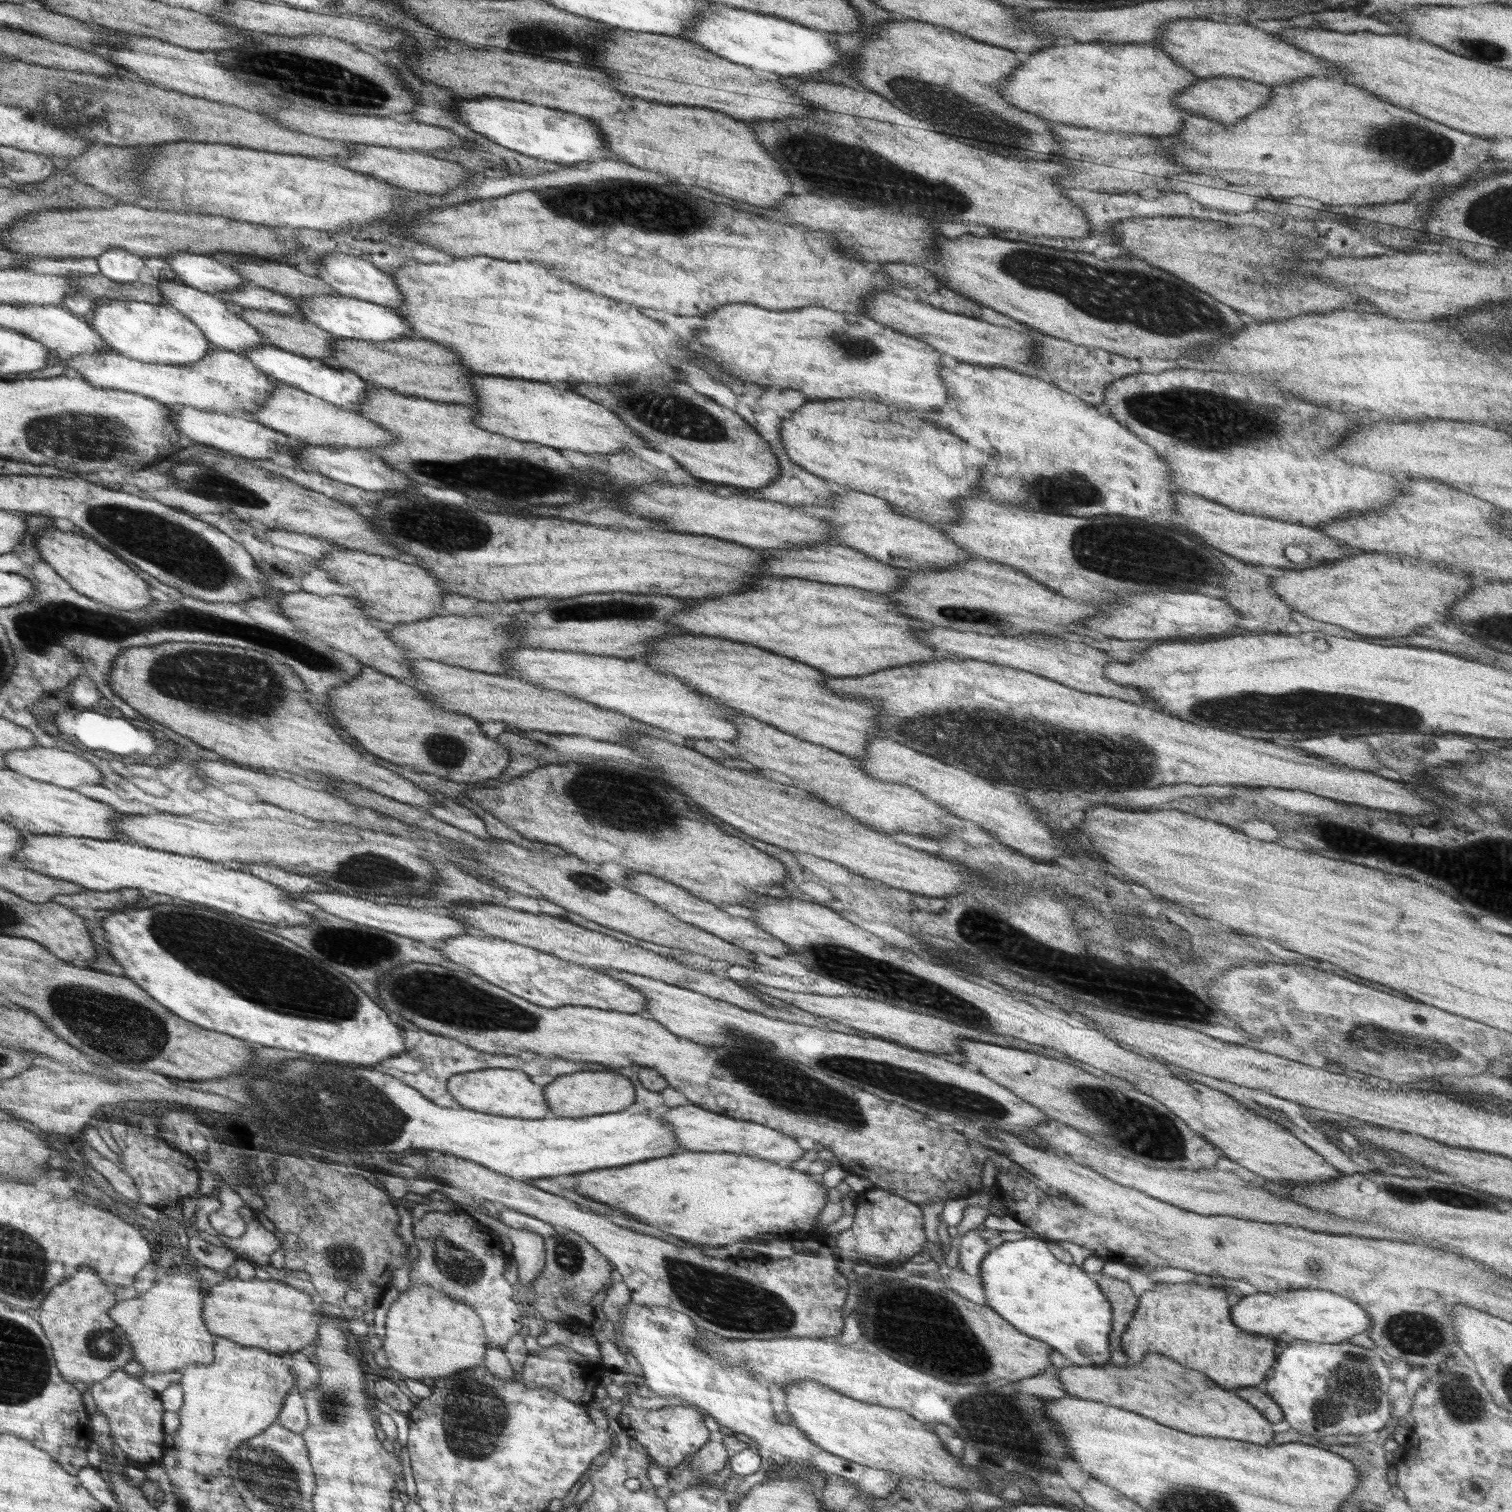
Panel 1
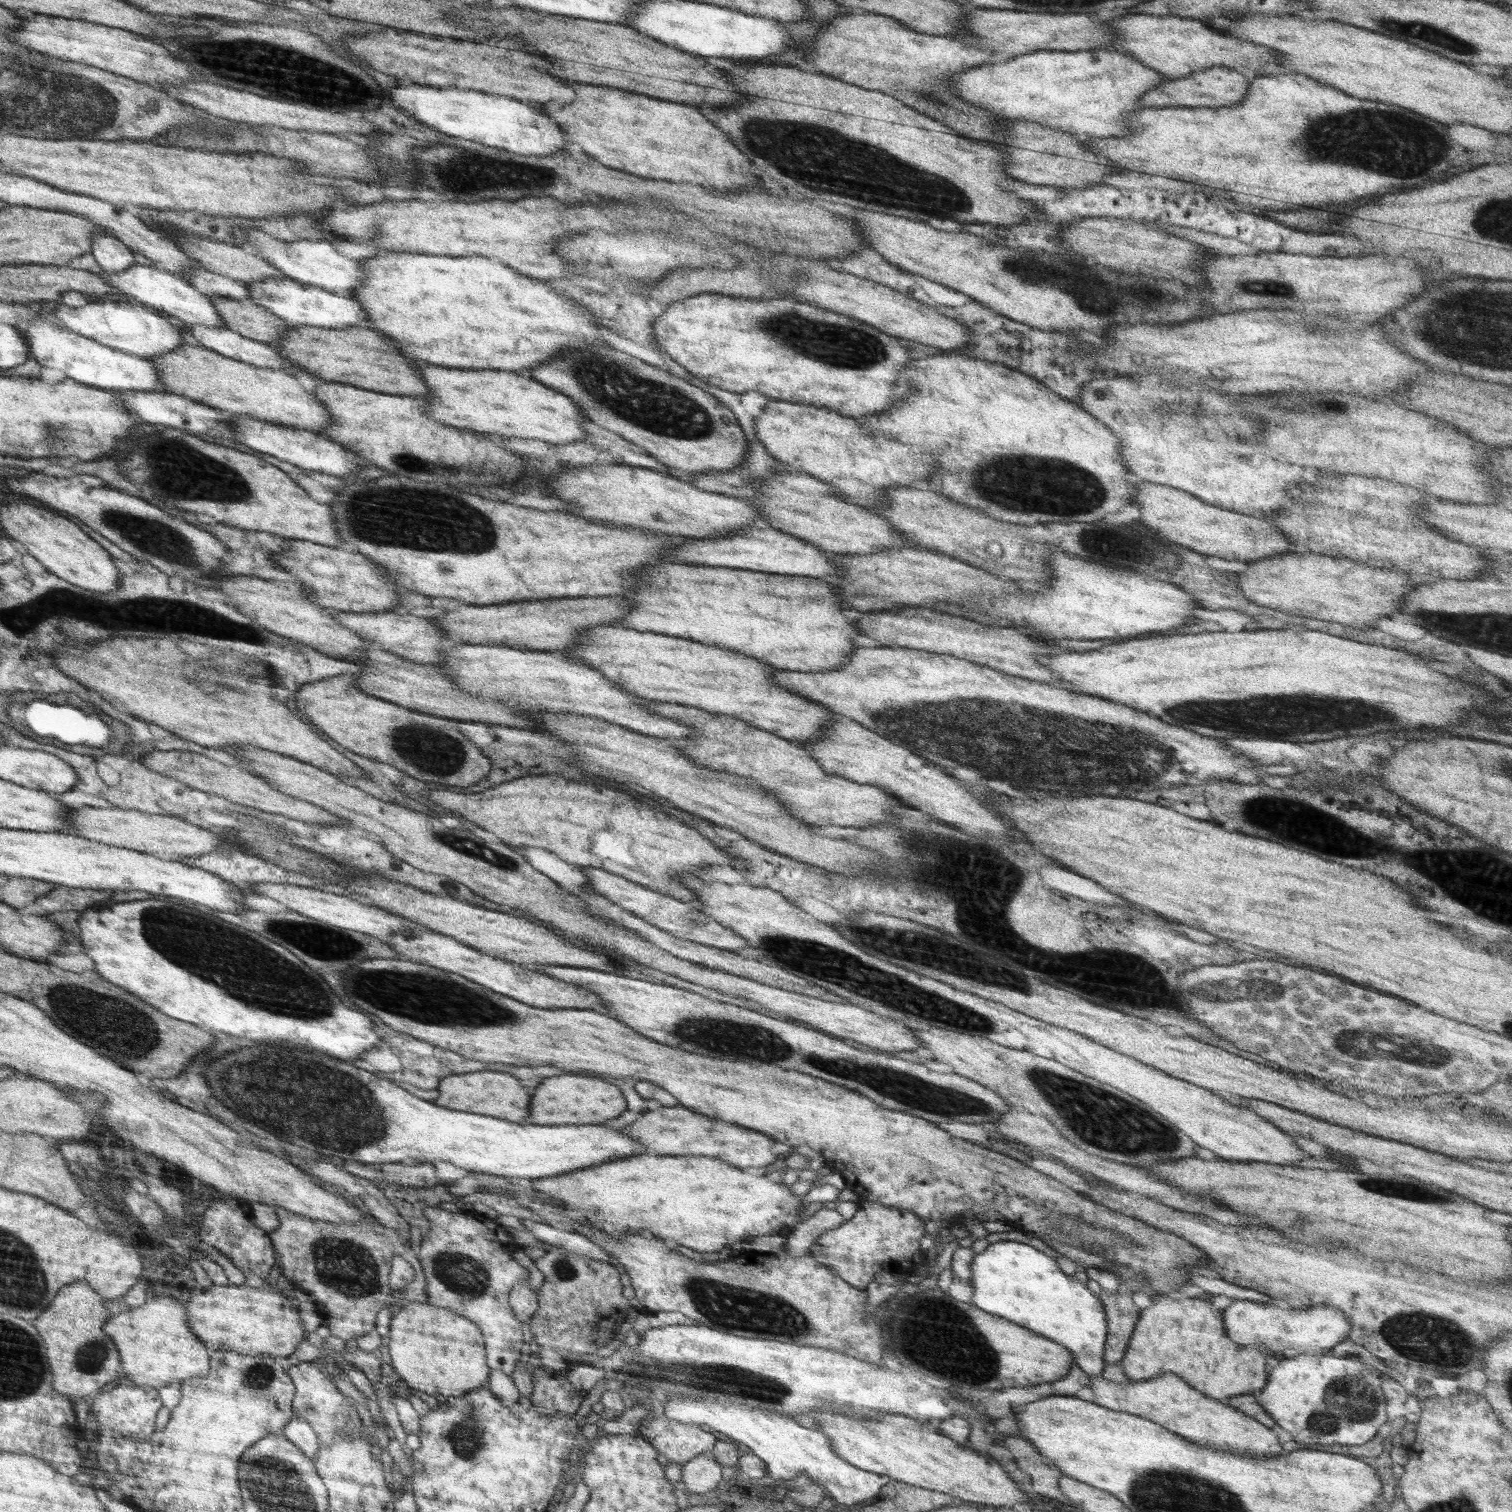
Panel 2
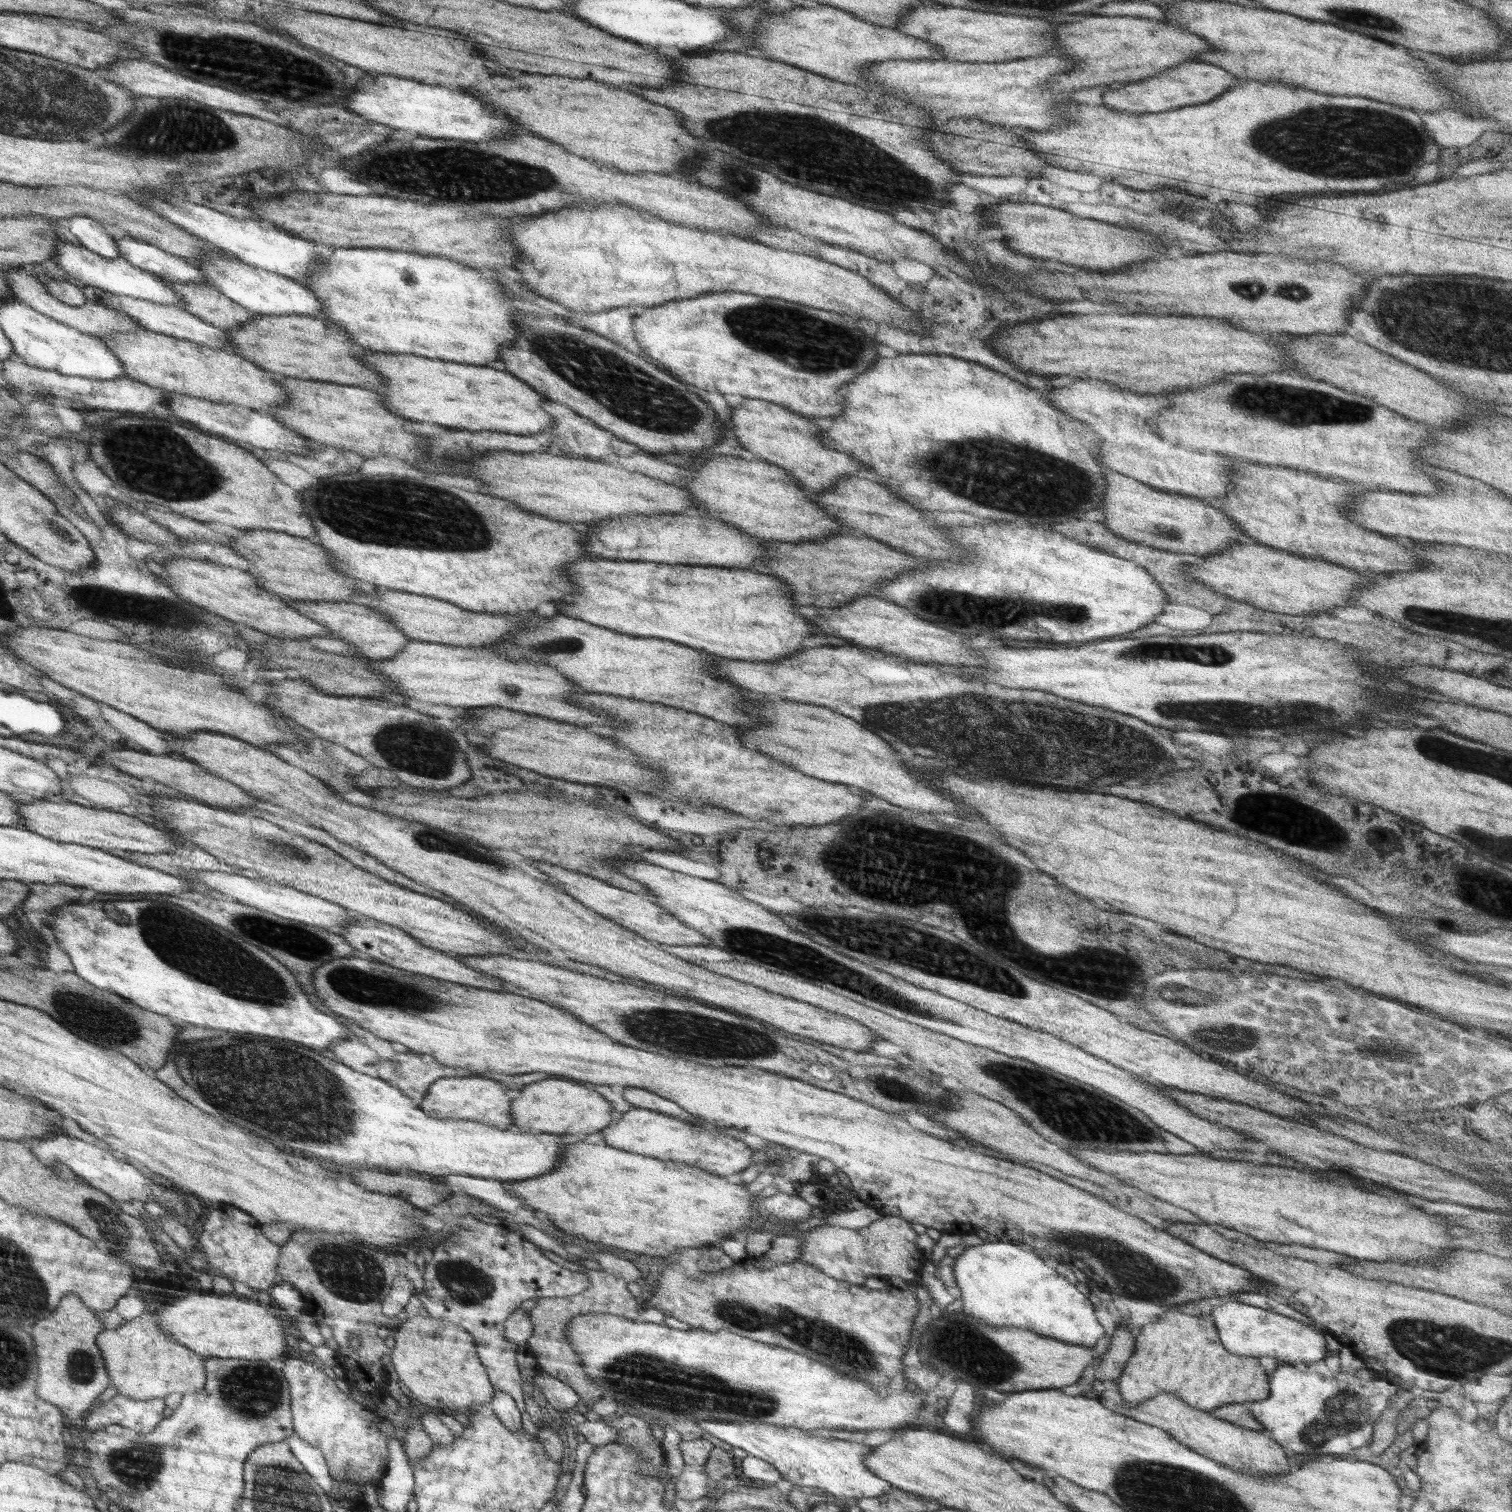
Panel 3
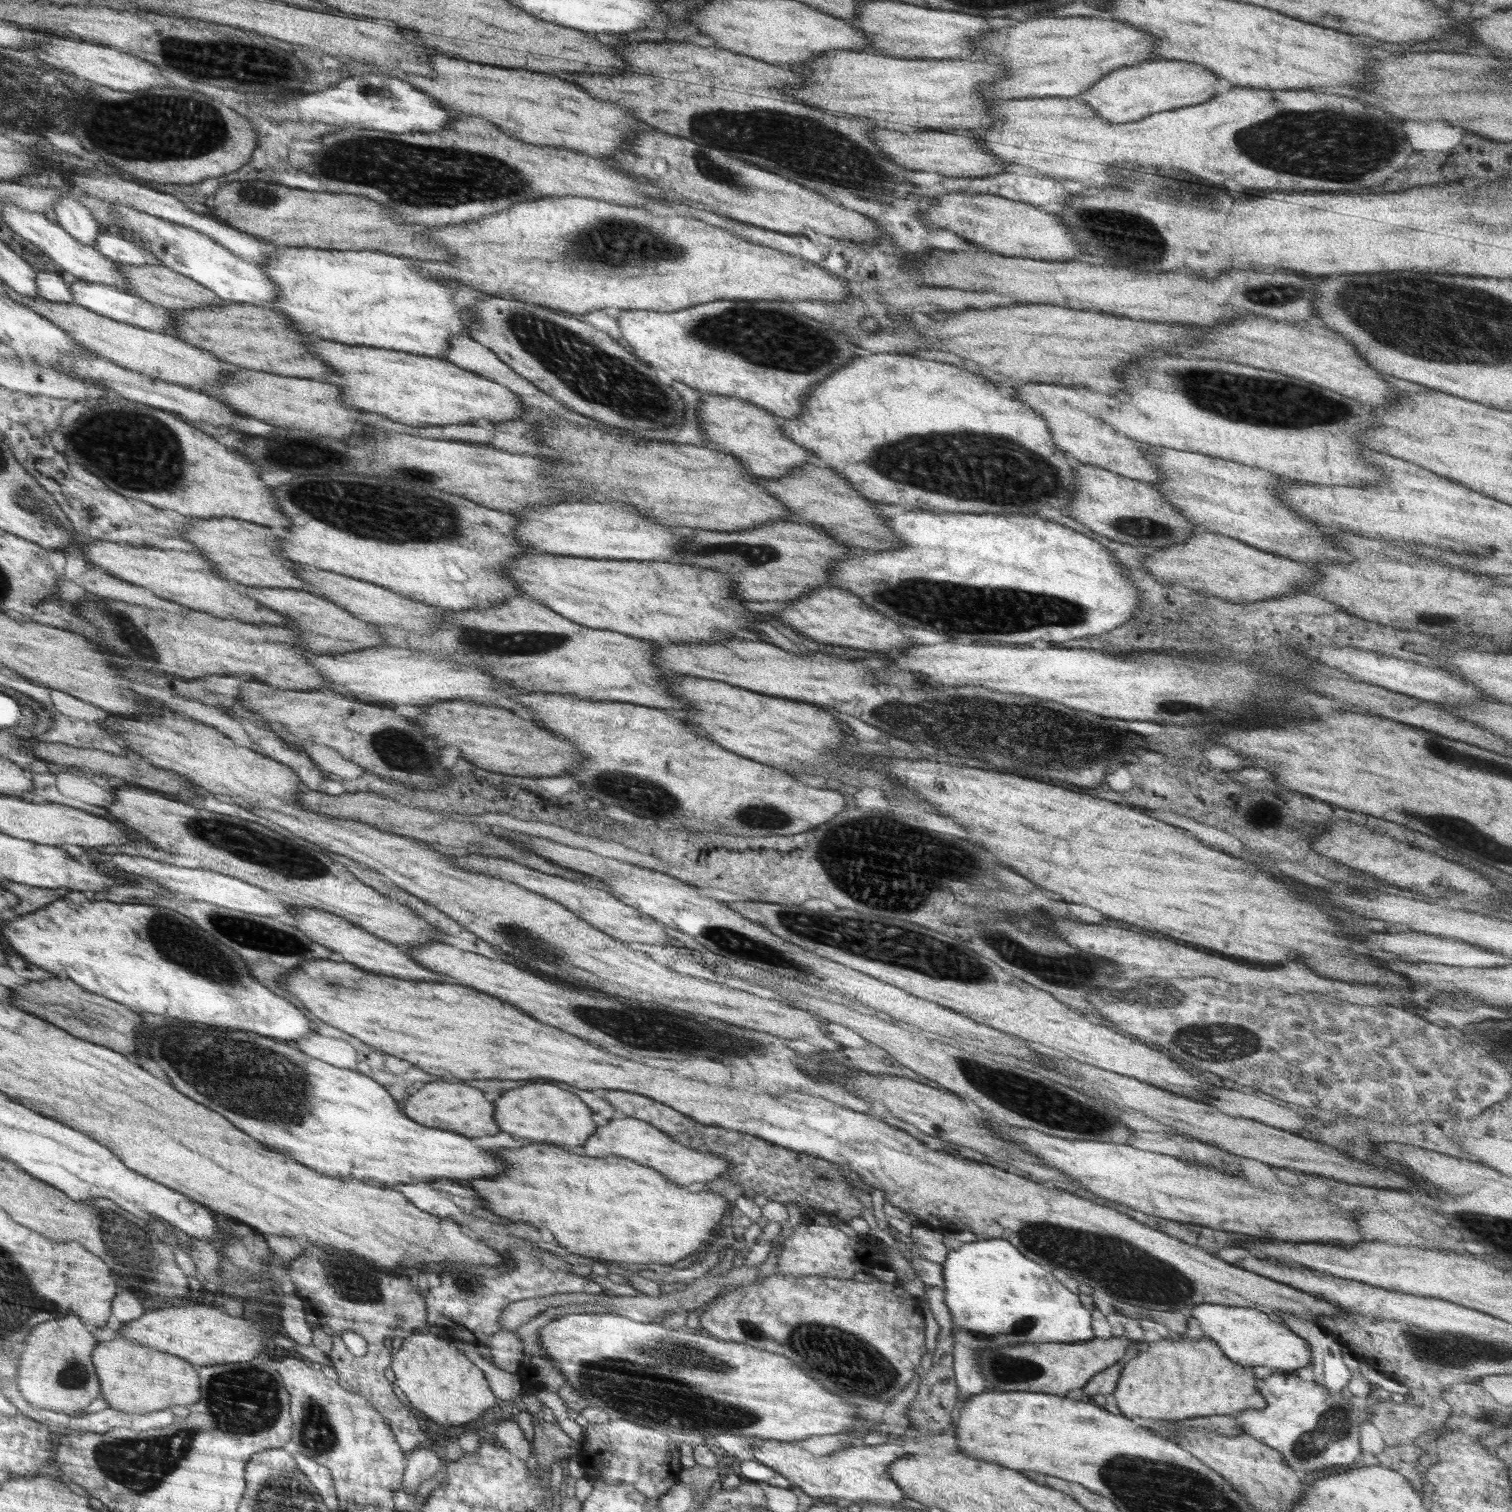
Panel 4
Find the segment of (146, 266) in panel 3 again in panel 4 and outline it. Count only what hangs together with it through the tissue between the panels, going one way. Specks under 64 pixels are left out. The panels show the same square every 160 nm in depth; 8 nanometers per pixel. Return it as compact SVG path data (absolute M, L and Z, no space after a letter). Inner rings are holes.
M113 230L100 233L94 241L93 247L116 263L140 266L143 264L163 265L149 250L134 246Z

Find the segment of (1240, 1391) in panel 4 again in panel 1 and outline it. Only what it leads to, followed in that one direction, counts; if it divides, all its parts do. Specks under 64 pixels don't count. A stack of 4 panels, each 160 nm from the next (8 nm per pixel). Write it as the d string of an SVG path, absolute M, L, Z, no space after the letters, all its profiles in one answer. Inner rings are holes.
M1156 1283L1153 1290L1146 1291L1139 1297L1134 1317L1121 1336L1120 1346L1129 1362L1140 1362L1147 1352L1164 1354L1186 1368L1198 1370L1202 1374L1206 1372L1205 1375L1224 1390L1257 1387L1269 1377L1274 1367L1277 1340L1272 1335L1238 1329L1230 1317L1232 1306L1226 1302L1226 1298L1230 1298L1228 1294L1232 1294L1229 1288L1209 1288L1197 1283Z

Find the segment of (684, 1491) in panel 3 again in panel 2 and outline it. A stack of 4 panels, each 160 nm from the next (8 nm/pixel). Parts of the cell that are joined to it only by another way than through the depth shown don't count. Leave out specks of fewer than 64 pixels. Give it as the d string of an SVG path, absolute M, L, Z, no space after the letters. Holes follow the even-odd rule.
M708 1451L685 1462L681 1470L681 1481L686 1484L685 1491L703 1496L714 1490L728 1472Z

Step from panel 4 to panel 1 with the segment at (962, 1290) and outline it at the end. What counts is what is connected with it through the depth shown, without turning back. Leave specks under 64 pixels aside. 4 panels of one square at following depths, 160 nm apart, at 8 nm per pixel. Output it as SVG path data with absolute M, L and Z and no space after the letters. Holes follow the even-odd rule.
M1024 1237L1018 1241L1004 1241L1001 1245L993 1248L988 1254L987 1258L982 1260L981 1270L979 1274L984 1283L984 1293L986 1293L987 1306L996 1313L1000 1314L1002 1318L1006 1318L1009 1324L1012 1324L1016 1330L1031 1336L1032 1338L1047 1342L1054 1350L1064 1354L1068 1360L1071 1360L1073 1364L1079 1364L1080 1366L1101 1366L1106 1365L1111 1357L1109 1334L1112 1330L1112 1311L1111 1304L1108 1302L1107 1296L1100 1291L1098 1282L1092 1281L1090 1274L1084 1272L1084 1270L1075 1264L1068 1265L1060 1260L1056 1259L1054 1255L1050 1253L1047 1247L1046 1240L1040 1238Z

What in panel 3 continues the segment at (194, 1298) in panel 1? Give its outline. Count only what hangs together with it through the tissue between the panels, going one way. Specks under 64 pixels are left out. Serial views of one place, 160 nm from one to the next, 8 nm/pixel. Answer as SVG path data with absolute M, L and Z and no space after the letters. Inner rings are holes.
M143 1312L141 1316L115 1330L108 1328L103 1331L97 1338L97 1345L118 1395L134 1400L166 1399L174 1393L192 1395L202 1391L208 1376L205 1359L162 1331L162 1327L158 1325L158 1314L152 1312Z

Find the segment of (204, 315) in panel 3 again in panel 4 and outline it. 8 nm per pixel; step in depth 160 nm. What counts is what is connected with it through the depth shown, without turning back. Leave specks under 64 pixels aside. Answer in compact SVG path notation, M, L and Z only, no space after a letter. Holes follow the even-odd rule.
M117 263L117 268L119 268L119 272L123 274L123 278L127 282L127 287L124 287L126 293L140 296L140 298L168 310L178 312L180 310L202 310L202 308L226 306L226 300L220 299L212 290L209 290L209 287L196 282L193 278L174 272L174 269L167 266L149 264L134 266Z

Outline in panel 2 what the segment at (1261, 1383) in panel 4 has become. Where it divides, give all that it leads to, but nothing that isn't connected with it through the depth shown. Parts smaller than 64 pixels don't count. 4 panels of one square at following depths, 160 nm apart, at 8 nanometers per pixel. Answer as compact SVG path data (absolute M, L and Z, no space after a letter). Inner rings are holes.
M1332 1352L1322 1356L1288 1354L1278 1366L1269 1369L1266 1387L1257 1394L1257 1403L1277 1421L1280 1428L1290 1432L1294 1442L1302 1444L1364 1444L1372 1440L1382 1424L1387 1423L1386 1401L1382 1390L1381 1373L1362 1363L1356 1355L1336 1357Z

